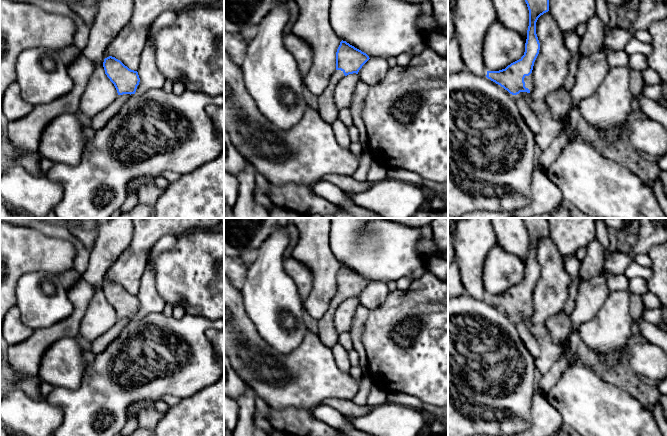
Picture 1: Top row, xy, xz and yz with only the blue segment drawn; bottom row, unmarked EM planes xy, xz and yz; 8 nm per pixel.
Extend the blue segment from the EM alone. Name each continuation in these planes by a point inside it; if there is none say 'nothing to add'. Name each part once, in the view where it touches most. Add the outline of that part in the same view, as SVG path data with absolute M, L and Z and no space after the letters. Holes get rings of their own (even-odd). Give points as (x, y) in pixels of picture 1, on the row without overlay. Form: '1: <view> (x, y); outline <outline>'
1: yz (528, 304); outline M532 297L529 300L525 300L524 306L525 306L525 311L528 312L530 316L534 314Z

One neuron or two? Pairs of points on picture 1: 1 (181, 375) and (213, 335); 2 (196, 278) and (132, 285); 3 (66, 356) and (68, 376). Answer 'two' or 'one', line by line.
1: two
2: two
3: one

